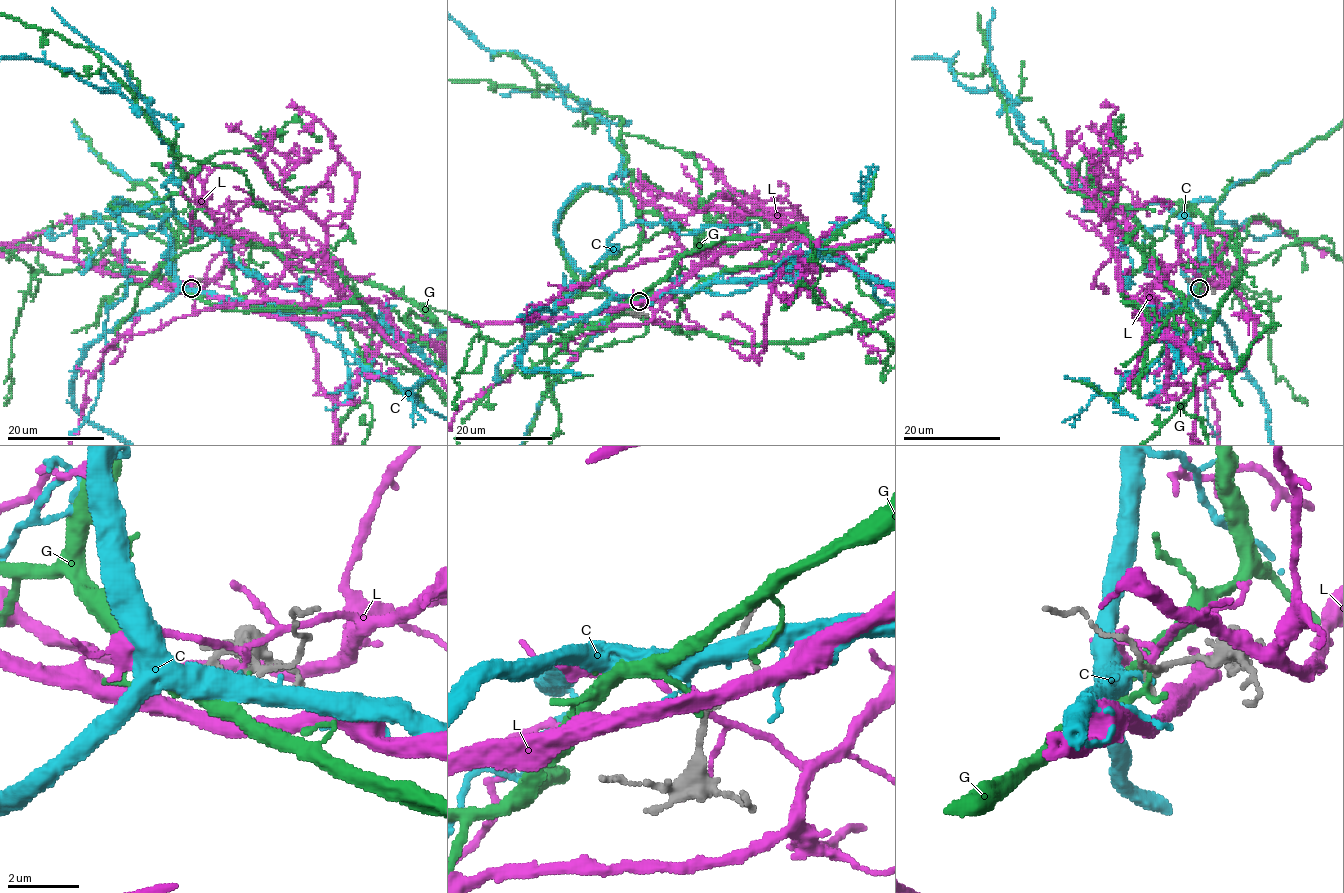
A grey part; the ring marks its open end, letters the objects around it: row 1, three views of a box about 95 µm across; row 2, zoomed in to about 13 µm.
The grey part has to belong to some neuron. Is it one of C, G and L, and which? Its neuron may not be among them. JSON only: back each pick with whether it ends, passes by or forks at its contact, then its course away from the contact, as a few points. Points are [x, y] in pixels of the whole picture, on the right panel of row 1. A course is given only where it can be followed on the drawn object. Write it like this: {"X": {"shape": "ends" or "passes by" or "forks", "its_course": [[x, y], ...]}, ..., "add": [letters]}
{"C": {"shape": "ends"}, "add": ["C"]}

